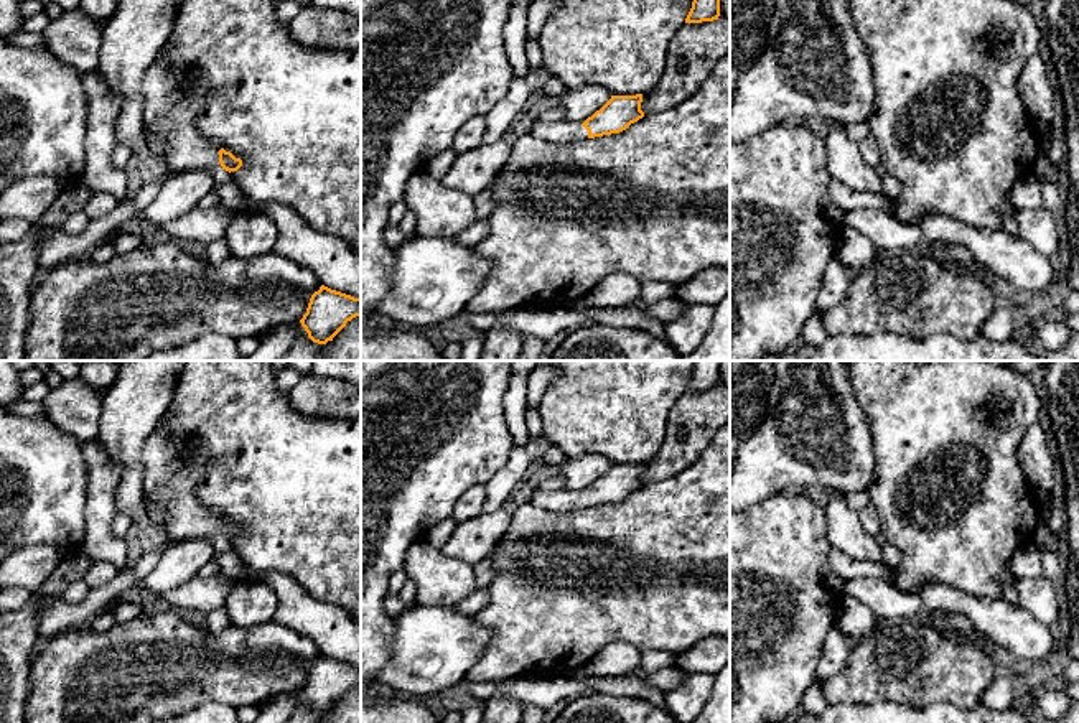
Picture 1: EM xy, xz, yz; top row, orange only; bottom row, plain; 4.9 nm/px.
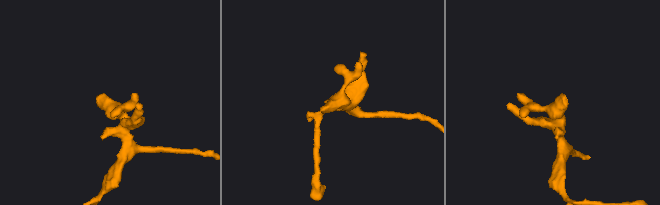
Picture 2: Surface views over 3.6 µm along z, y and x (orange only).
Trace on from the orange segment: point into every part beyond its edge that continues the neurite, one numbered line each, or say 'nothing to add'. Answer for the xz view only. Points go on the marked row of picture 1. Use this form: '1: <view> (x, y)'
1: xz (554, 132)

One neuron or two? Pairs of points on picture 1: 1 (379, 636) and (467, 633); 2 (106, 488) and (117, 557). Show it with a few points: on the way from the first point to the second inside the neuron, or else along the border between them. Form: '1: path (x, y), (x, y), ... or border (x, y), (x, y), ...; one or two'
1: border (394, 618), (391, 653), (378, 672); two
2: path (101, 504), (102, 541); one

